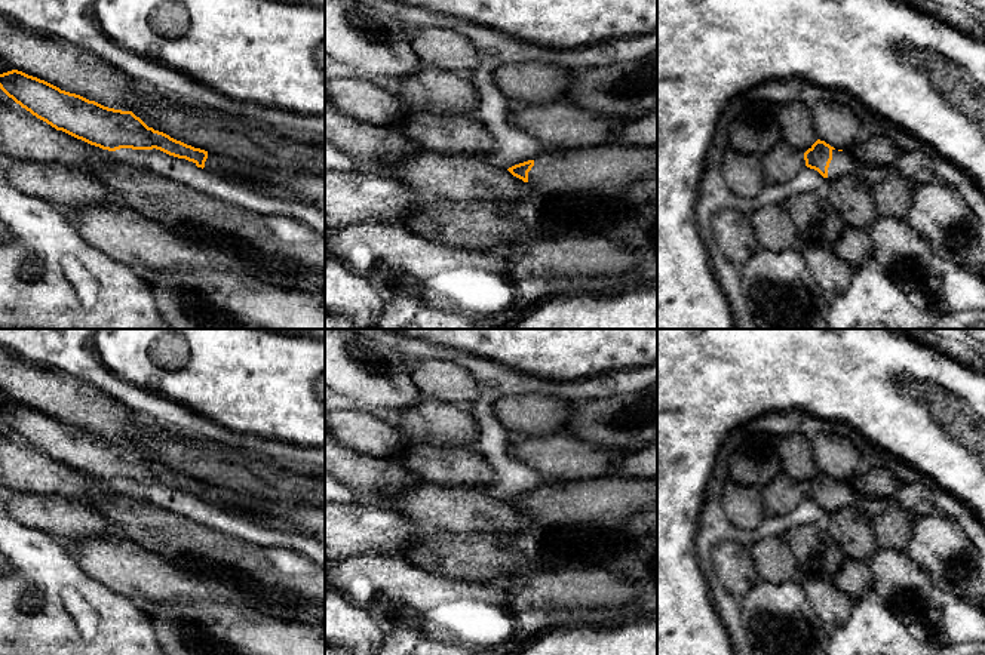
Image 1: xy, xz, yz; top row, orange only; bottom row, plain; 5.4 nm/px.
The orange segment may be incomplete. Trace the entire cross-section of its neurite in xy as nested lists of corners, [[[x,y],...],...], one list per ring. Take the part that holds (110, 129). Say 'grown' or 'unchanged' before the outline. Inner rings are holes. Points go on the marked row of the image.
grown; [[[18,70],[0,74],[0,89],[56,130],[102,150],[156,148],[217,175],[257,178],[261,184],[273,184],[292,197],[325,207],[325,172],[277,170],[208,153],[148,127],[132,111],[104,107]]]

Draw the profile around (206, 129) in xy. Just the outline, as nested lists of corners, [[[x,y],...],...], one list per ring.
[[[209,108],[134,111],[148,127],[194,148],[234,160],[289,172],[325,172],[325,148]]]

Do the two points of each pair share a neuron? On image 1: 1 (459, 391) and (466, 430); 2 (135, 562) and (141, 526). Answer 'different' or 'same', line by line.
1: different
2: different

